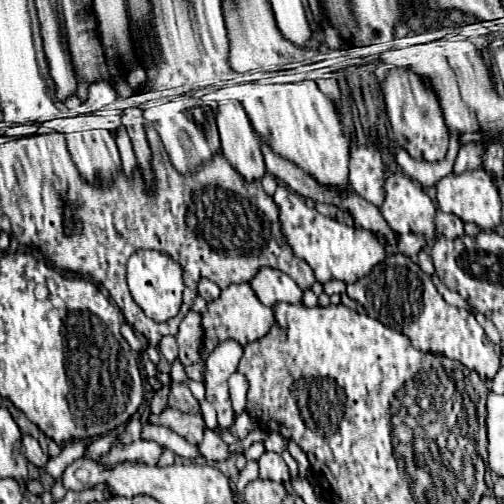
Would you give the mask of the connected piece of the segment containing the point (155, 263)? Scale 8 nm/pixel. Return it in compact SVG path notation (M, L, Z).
M135 251L127 261L127 283L133 299L147 317L159 323L175 317L183 305L183 269L177 261L161 251Z

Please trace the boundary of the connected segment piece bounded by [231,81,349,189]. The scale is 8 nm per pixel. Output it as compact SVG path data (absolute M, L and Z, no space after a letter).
M301 81L289 85L261 85L261 83L243 83L239 87L231 87L235 99L239 99L249 115L249 121L261 141L265 141L273 153L283 159L295 163L321 185L329 185L331 189L343 189L349 185L347 181L347 161L349 161L349 137L343 133L341 115L335 111L333 103L319 91L315 81Z

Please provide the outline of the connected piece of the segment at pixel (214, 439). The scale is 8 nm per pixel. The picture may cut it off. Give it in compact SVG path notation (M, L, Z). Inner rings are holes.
M211 429L205 431L205 437L203 437L201 445L199 445L199 453L201 453L207 461L223 461L223 459L231 457L229 451L227 451L227 445L225 445L225 443L221 441L221 437L215 435Z

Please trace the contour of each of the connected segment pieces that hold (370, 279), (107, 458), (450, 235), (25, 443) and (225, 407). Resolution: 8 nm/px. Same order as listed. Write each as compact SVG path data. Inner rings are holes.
M403 253L387 255L379 265L373 267L369 275L349 283L347 295L361 303L367 315L375 319L379 301L379 321L383 325L405 333L421 351L431 351L461 361L467 369L475 369L483 381L491 381L501 365L493 349L493 341L485 335L475 317L465 309L449 305L433 285L431 277Z
M135 441L127 443L125 449L111 449L107 455L101 457L105 465L117 465L117 461L141 461L147 465L155 465L159 461L161 447L155 441Z
M437 209L435 231L437 235L445 235L447 239L457 239L463 235L463 221L457 221L457 217L449 213L441 213L441 209Z
M29 435L22 437L22 452L25 453L25 457L27 457L35 467L45 469L45 465L47 465L47 461L49 461L49 457L41 451L41 447L39 447L37 439L33 439L33 437L29 437Z
M233 339L221 341L207 357L207 365L205 365L207 401L217 411L219 427L233 427L235 423L235 411L231 407L227 381L237 371L241 357L243 357L243 347Z

